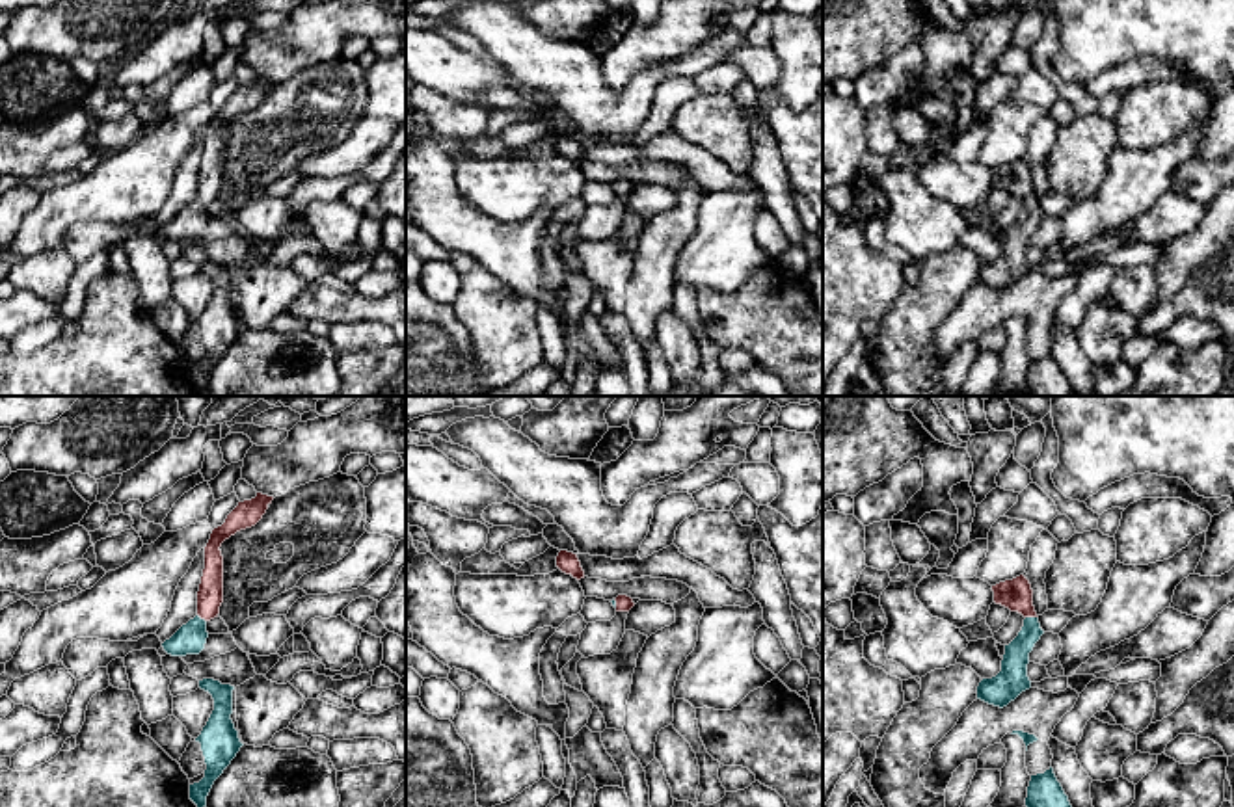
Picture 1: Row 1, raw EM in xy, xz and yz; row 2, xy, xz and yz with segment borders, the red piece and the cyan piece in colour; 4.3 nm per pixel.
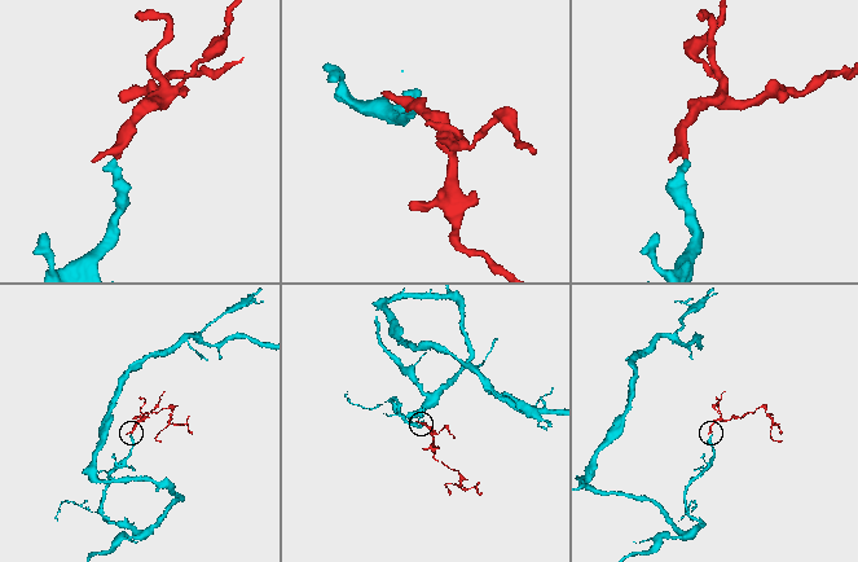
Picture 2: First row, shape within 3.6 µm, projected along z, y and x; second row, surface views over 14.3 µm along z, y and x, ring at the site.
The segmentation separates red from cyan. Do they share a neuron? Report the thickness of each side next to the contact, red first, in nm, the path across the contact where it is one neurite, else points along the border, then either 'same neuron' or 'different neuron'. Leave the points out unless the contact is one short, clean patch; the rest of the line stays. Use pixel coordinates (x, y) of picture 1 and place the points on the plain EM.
calibres 140 and 110 nm; way yz (1017, 179), (1032, 199), (1032, 216), (1015, 244); same neuron

